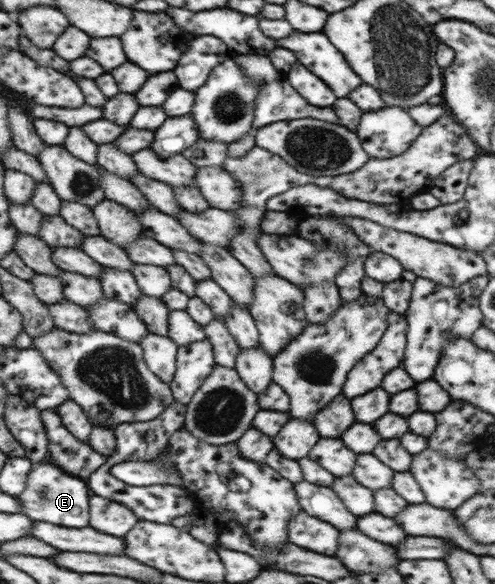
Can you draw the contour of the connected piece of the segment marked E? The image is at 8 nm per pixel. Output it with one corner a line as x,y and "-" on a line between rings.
46,461
33,464
28,475
28,487
17,499
21,512
33,519
46,523
54,523
62,527
83,528
88,525
88,487
80,481
80,477
60,471
54,462

